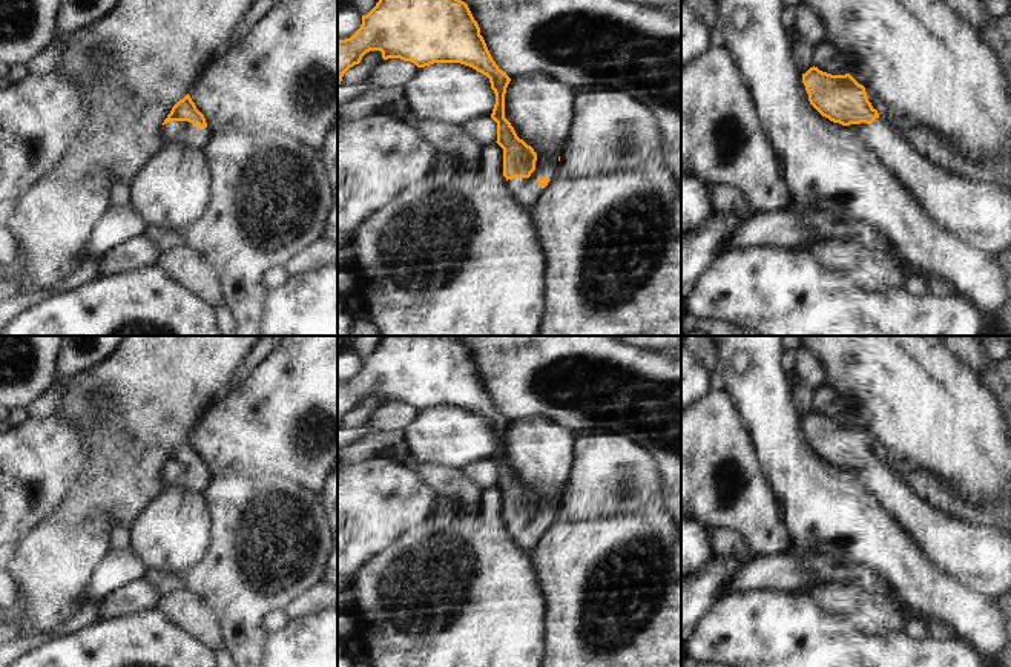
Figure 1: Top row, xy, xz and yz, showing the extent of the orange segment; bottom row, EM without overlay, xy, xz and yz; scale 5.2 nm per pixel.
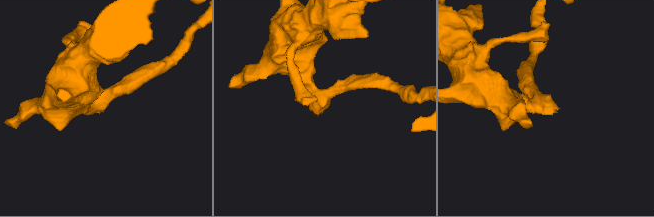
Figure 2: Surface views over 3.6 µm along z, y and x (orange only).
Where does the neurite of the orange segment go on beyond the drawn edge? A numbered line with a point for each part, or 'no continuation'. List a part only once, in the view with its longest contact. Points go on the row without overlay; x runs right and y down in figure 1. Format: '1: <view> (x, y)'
1: xy (181, 476)

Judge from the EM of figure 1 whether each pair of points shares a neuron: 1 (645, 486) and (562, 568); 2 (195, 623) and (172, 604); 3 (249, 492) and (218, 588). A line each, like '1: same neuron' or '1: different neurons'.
1: different neurons
2: same neuron
3: same neuron

